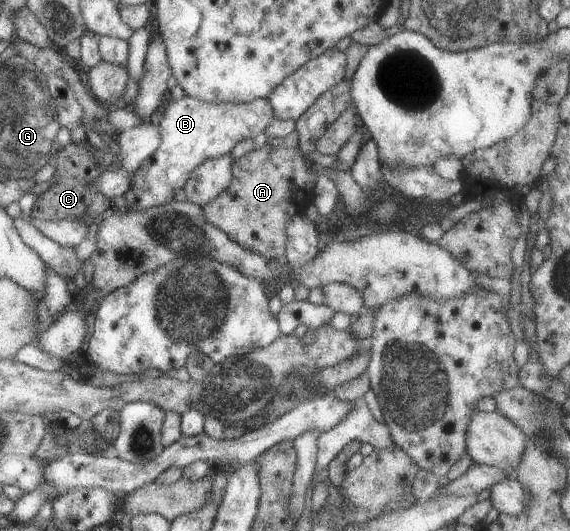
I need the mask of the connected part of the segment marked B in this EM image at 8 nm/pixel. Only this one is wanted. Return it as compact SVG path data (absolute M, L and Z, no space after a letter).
M187 97L178 100L165 100L165 111L157 126L159 130L159 143L156 149L140 163L140 168L131 173L128 190L123 194L126 212L140 212L160 206L173 197L176 189L181 189L189 179L190 173L206 159L224 156L232 150L232 147L242 139L247 139L263 133L269 122L273 119L265 98L257 98L250 102L240 104L205 103L204 101Z

